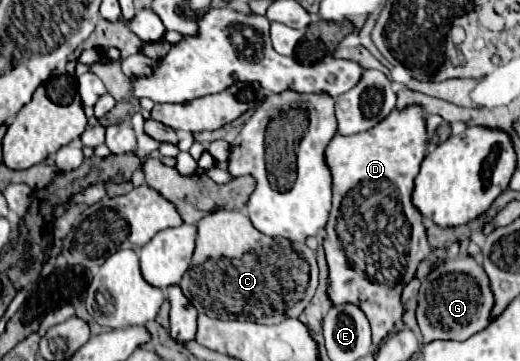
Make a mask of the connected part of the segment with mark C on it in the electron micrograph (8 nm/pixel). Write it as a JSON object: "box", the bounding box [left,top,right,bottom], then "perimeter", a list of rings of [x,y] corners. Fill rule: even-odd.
{"box":[183,210,317,324],"perimeter":[[[217,210],[207,214],[197,224],[197,246],[191,258],[191,268],[183,276],[183,294],[197,312],[211,318],[251,316],[259,324],[277,324],[285,318],[297,318],[311,302],[317,288],[317,262],[313,250],[303,242],[287,242],[285,238],[267,238],[253,228],[245,212]]]}

